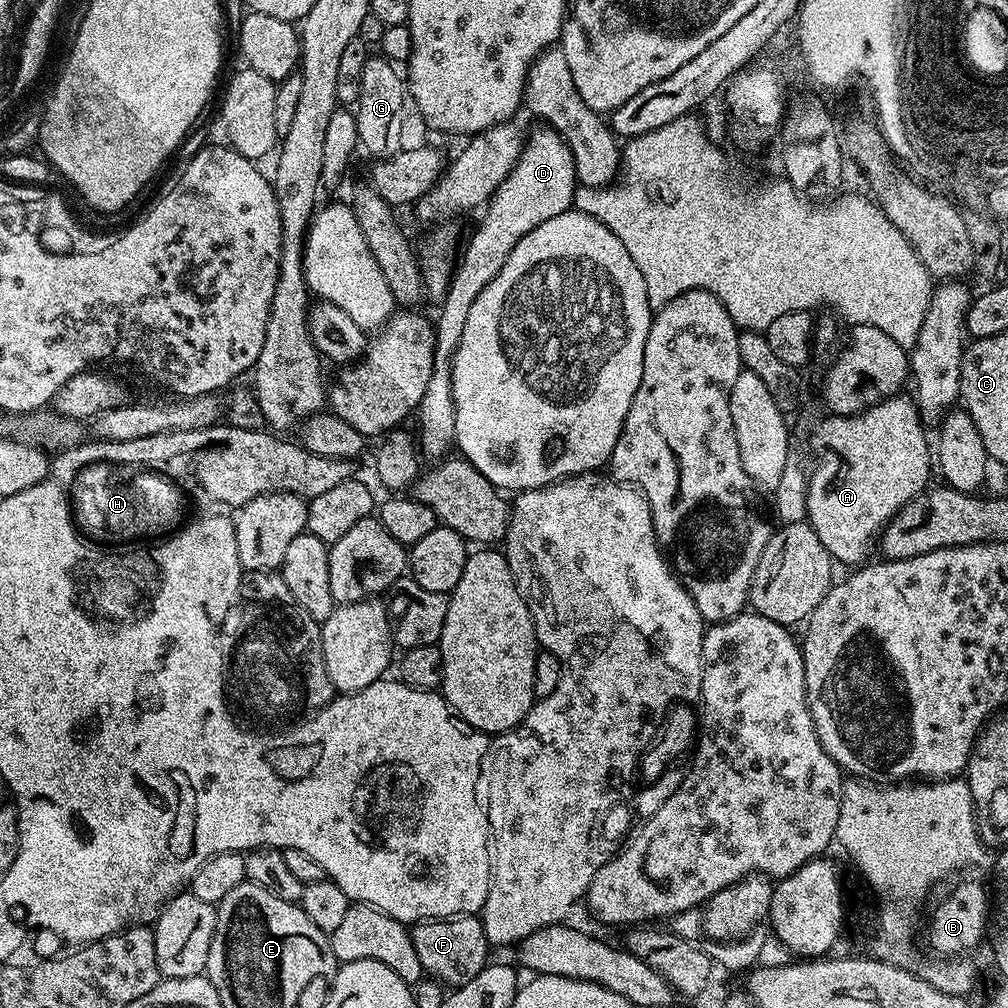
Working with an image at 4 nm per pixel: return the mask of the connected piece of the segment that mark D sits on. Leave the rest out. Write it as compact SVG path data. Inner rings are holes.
M536 127L540 128L527 133L518 162L510 170L510 174L506 174L506 178L483 209L484 218L477 226L476 233L469 238L468 249L465 252L463 249L459 253L452 281L439 301L440 313L434 316L436 329L434 370L430 374L430 383L426 385L426 394L422 394L422 402L418 409L418 417L420 416L418 447L425 457L447 457L448 447L450 449L453 447L456 438L452 359L458 350L458 342L462 342L462 329L466 326L466 314L470 314L470 306L474 306L478 294L486 290L494 274L502 270L502 262L510 258L510 250L514 250L514 246L518 246L518 242L522 242L522 238L526 238L526 234L530 234L534 226L542 226L542 222L558 218L558 214L569 211L576 199L578 181L574 154L555 128Z

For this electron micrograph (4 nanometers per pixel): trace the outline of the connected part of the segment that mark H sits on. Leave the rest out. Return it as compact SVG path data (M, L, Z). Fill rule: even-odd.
M91 464L81 471L68 489L68 503L73 515L73 523L83 535L97 542L126 542L128 538L148 534L163 535L164 531L175 529L181 523L184 500L175 481L159 473L143 470L128 473L111 464Z

